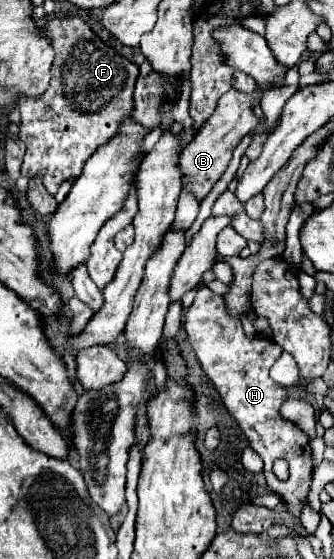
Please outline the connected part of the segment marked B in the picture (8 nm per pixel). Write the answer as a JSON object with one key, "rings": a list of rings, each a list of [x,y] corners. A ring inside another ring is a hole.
{"rings":[[[230,89],[230,93],[226,93],[218,101],[218,107],[216,107],[214,115],[200,127],[196,137],[182,151],[182,155],[180,155],[182,189],[196,195],[198,201],[202,201],[210,193],[212,185],[226,171],[226,167],[232,159],[232,151],[238,145],[238,141],[260,123],[260,119],[252,113],[252,107],[258,105],[258,101],[260,101],[260,97],[242,95],[236,89]]]}

